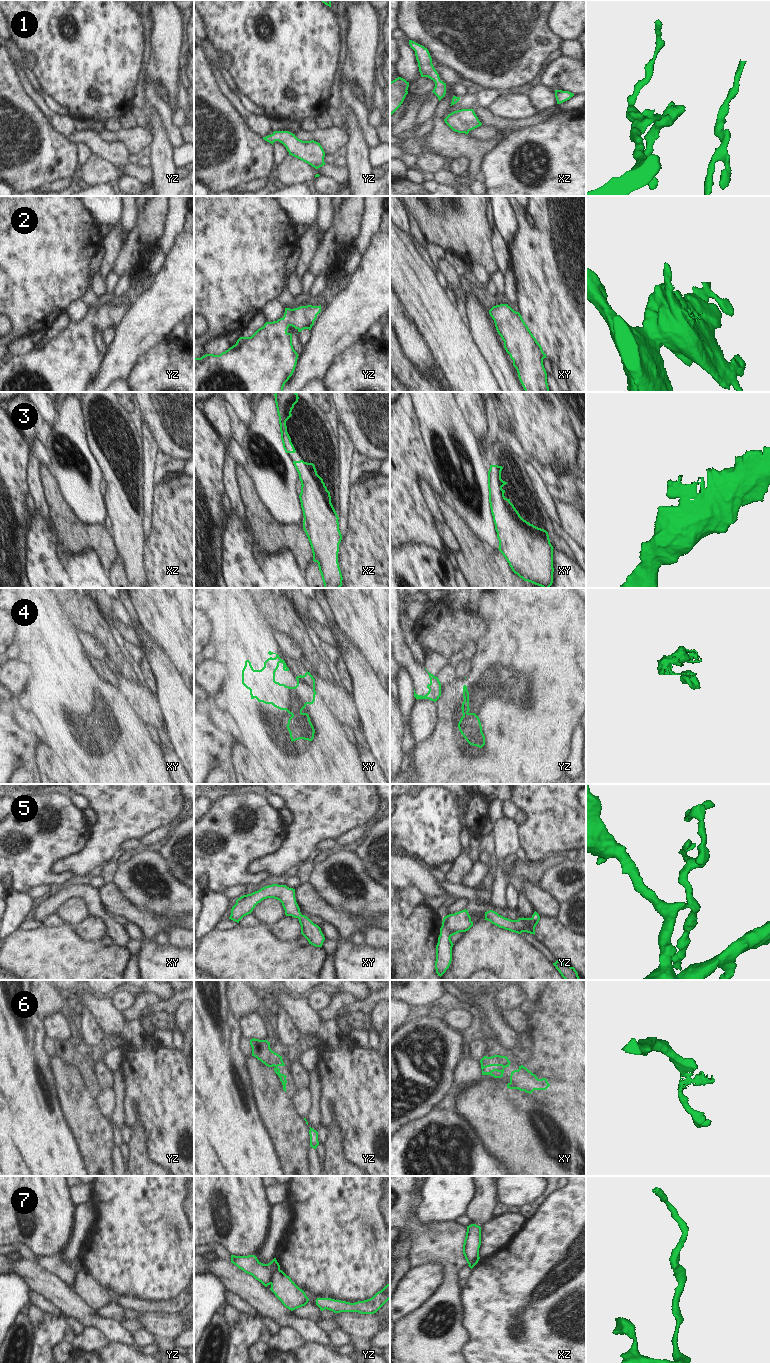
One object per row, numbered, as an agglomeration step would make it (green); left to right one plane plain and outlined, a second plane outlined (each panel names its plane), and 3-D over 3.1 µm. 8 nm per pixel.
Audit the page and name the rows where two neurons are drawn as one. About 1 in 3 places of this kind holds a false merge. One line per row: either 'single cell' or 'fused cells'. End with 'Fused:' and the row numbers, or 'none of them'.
1: single cell
2: single cell
3: single cell
4: fused cells
5: single cell
6: single cell
7: fused cells
Fused: 4, 7

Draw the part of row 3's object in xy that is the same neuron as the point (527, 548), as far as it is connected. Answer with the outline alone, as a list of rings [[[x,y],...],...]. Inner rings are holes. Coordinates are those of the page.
[[[490,465],[488,471],[489,503],[497,538],[499,551],[503,554],[512,571],[524,581],[531,582],[542,588],[549,588],[553,583],[553,546],[550,543],[548,532],[524,520],[514,505],[504,496],[502,489],[507,482],[501,479],[503,467]]]

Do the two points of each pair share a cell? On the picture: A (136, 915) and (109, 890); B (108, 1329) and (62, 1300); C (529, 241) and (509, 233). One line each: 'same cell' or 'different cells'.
A: same cell
B: same cell
C: different cells

